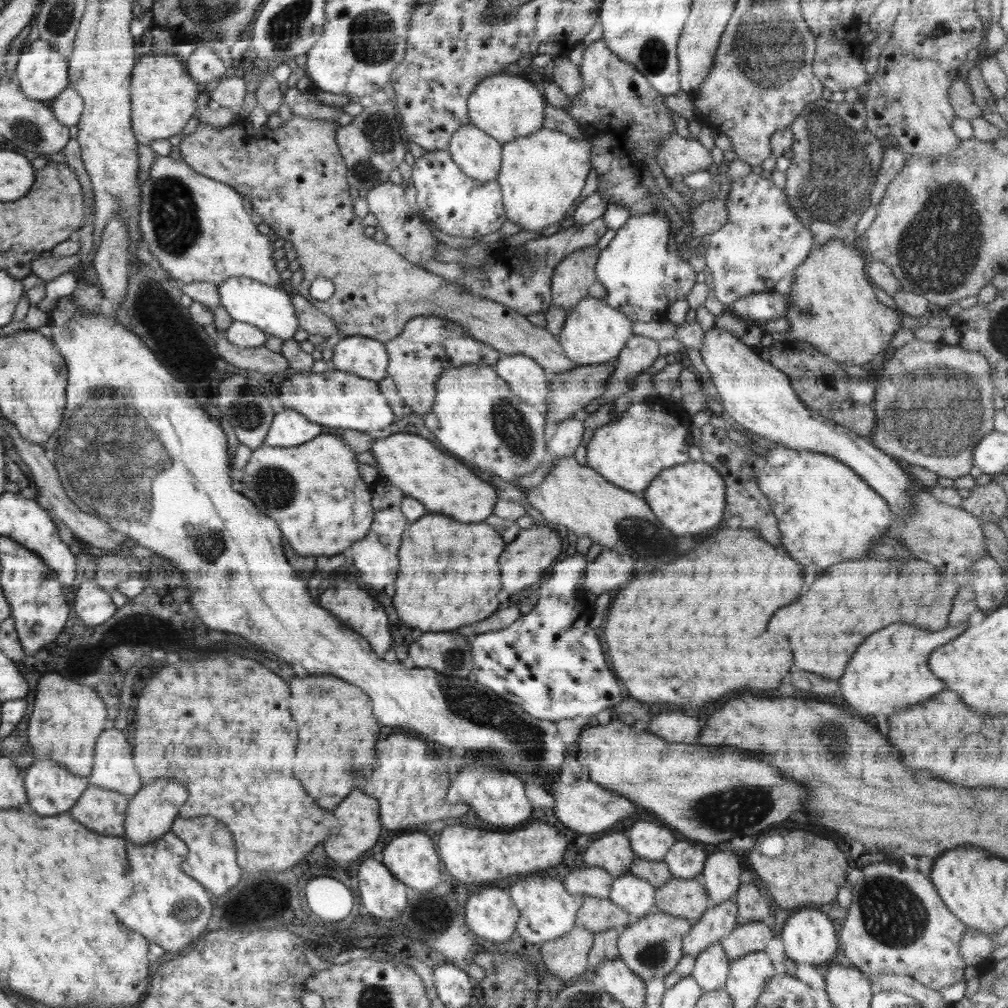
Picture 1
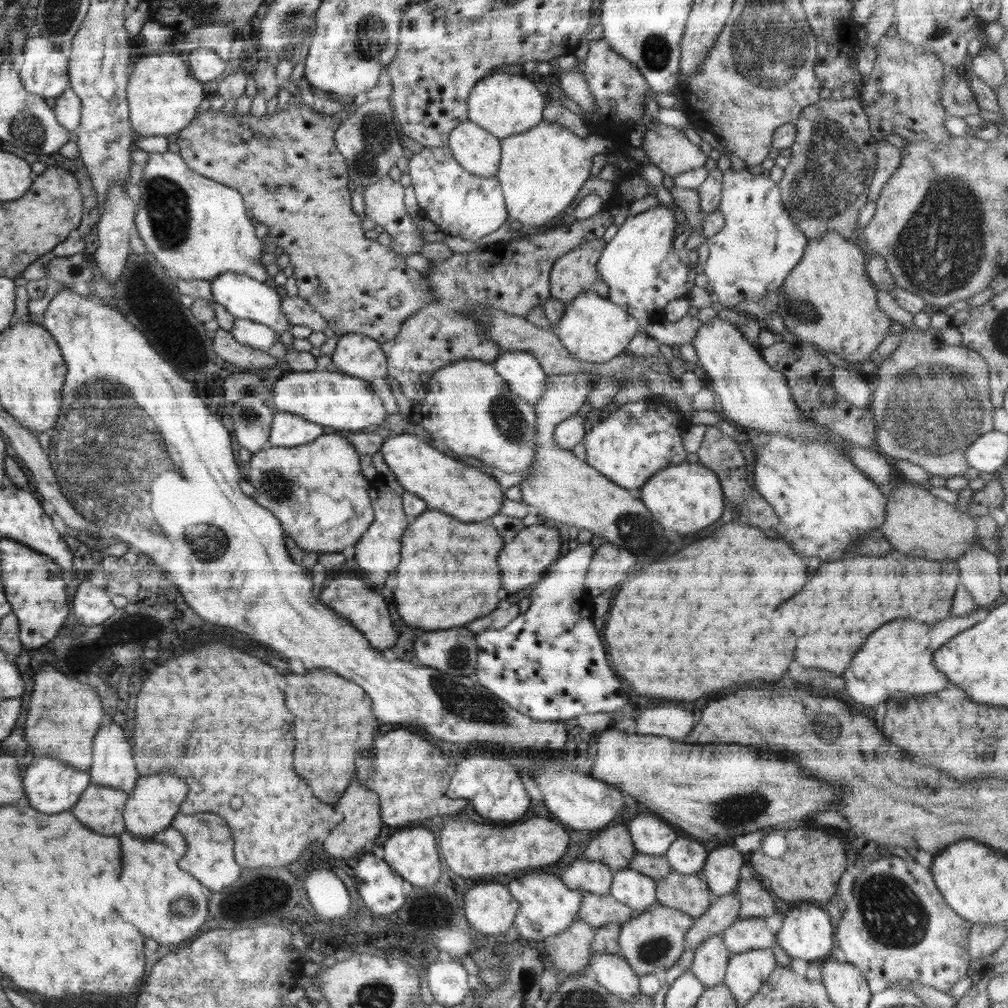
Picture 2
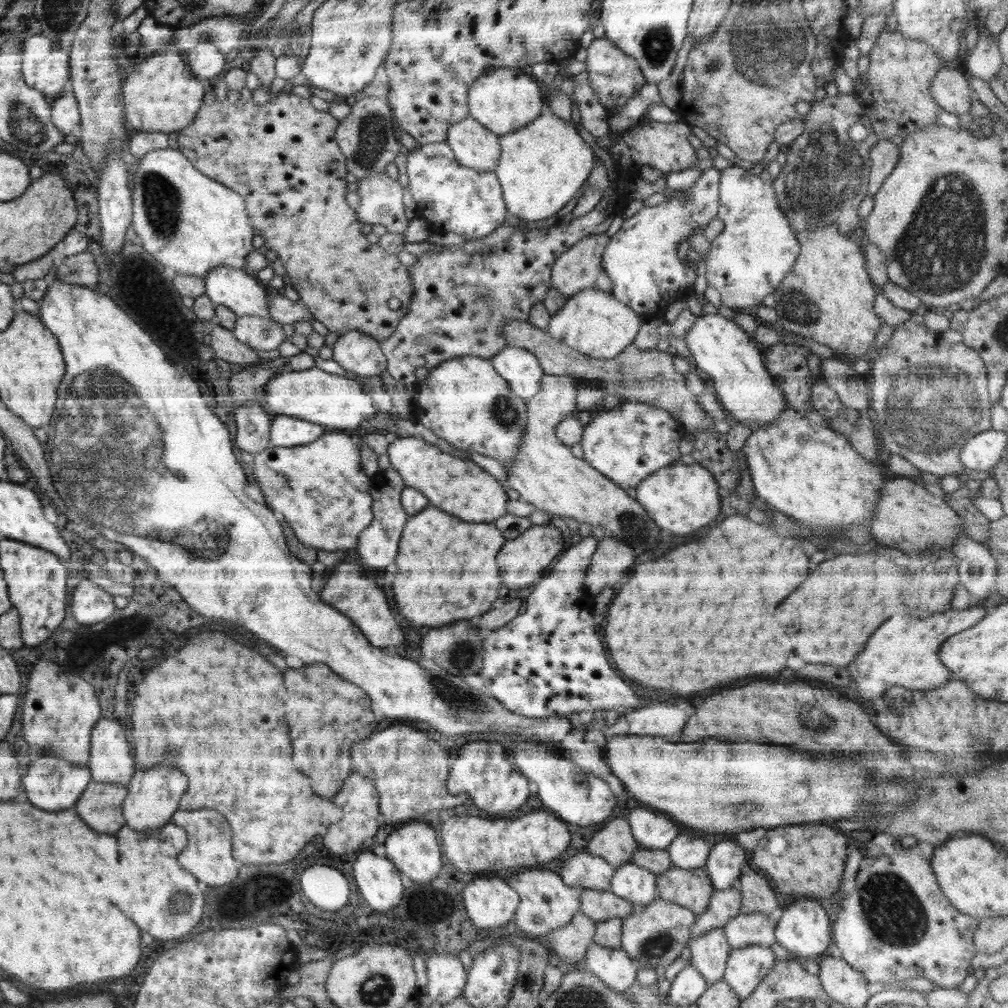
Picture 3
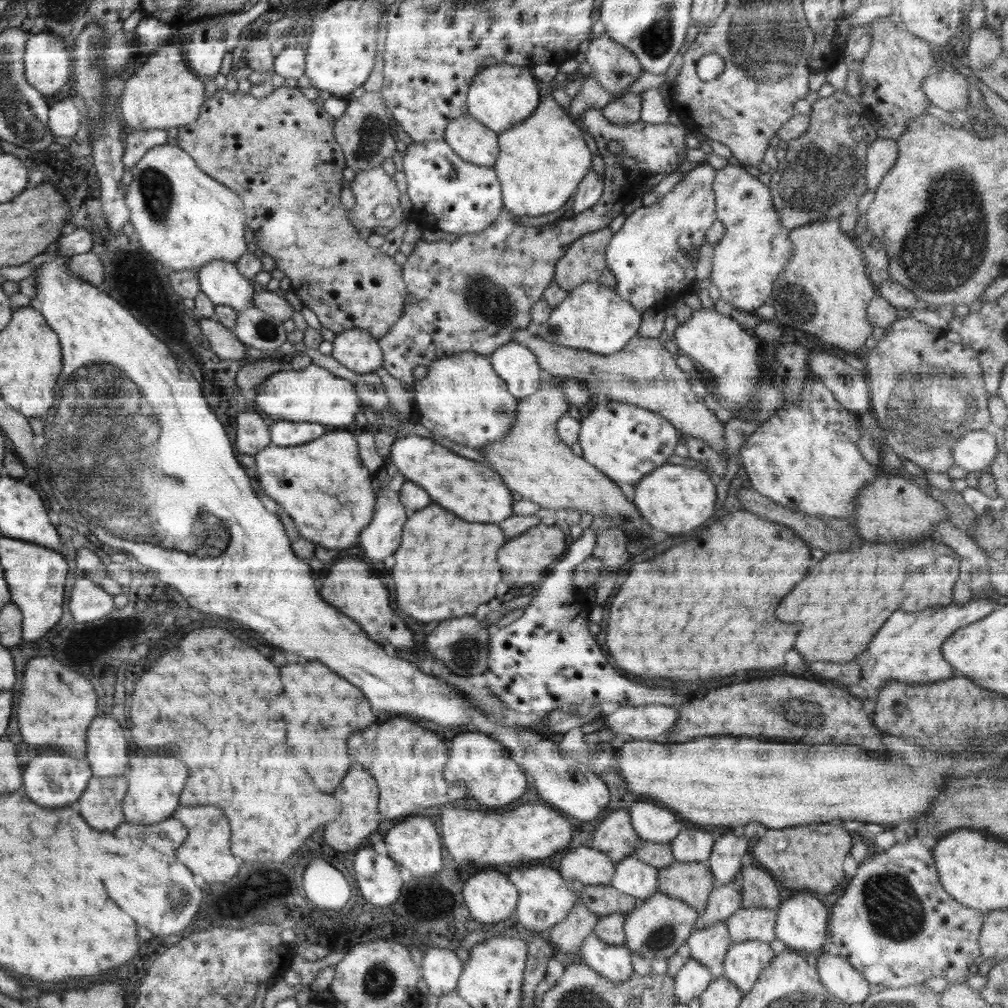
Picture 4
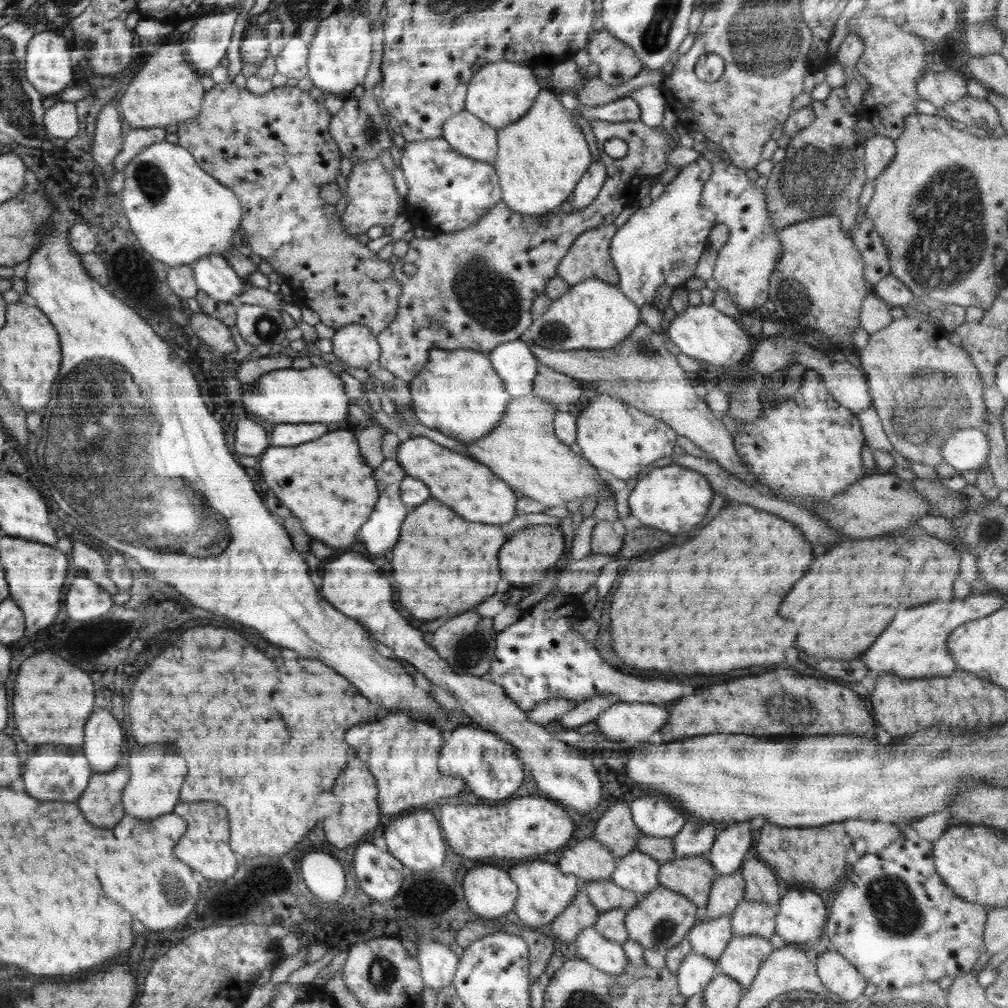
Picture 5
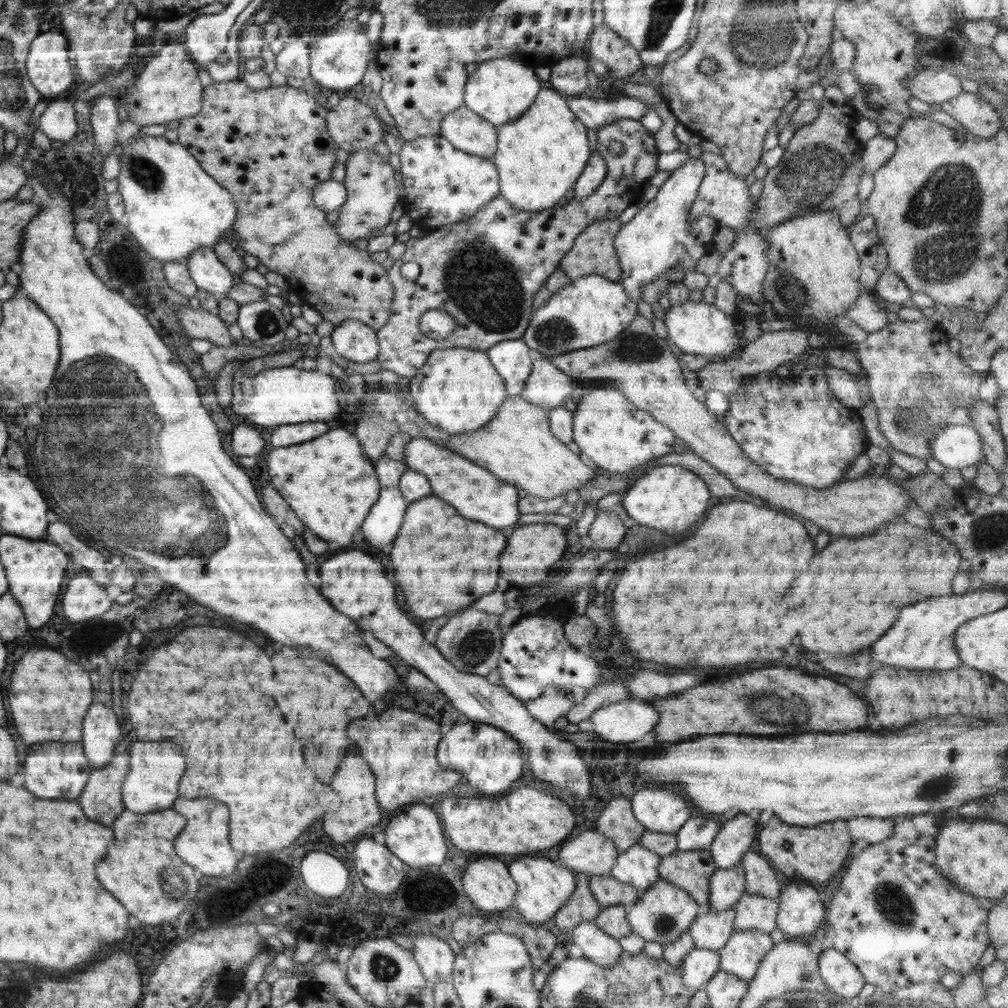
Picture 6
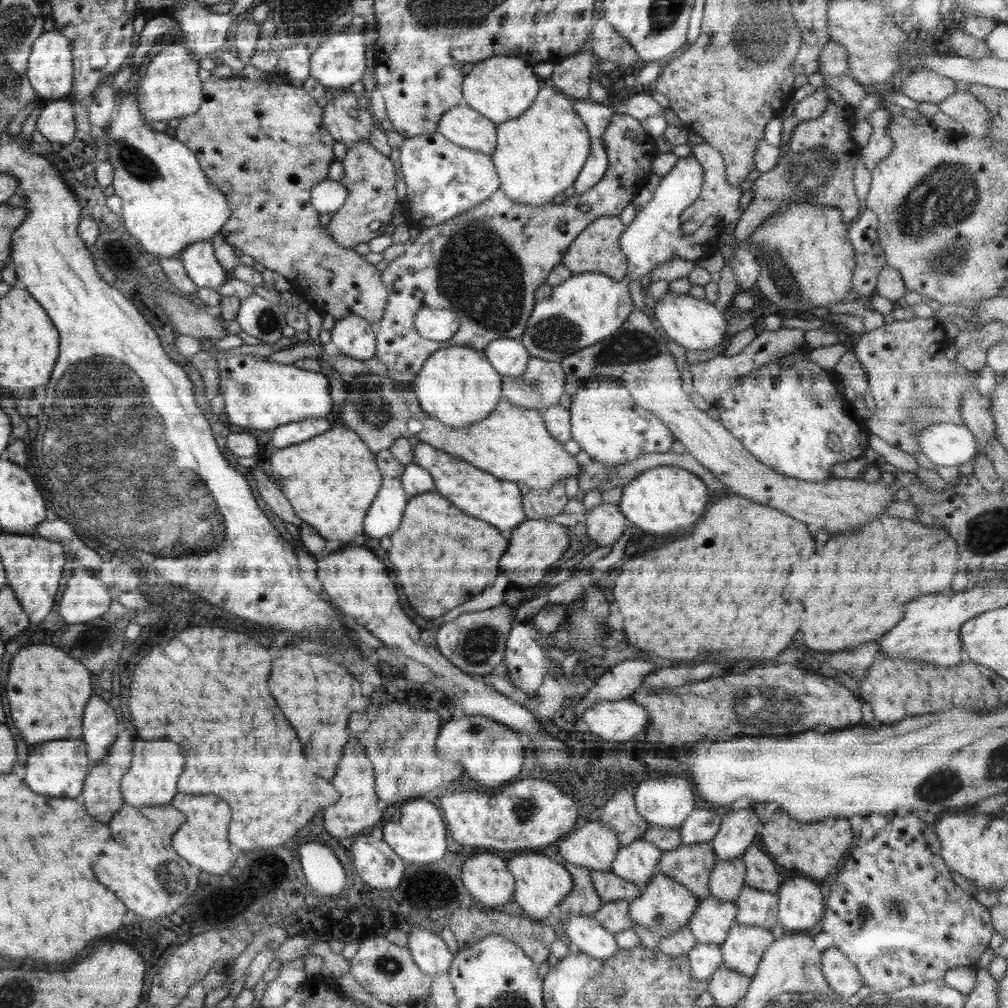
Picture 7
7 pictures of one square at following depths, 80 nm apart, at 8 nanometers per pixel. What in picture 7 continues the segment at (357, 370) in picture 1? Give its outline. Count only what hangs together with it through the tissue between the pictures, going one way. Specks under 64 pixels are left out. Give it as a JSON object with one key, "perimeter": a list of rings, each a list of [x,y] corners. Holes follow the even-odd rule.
{"perimeter":[[[358,315],[338,319],[331,330],[331,341],[346,356],[354,360],[370,360],[375,357],[376,326]]]}

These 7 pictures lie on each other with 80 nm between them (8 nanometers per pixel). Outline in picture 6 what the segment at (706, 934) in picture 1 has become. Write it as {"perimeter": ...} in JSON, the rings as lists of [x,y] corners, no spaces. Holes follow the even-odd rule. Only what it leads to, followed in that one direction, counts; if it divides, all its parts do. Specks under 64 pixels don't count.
{"perimeter":[[[740,864],[728,868],[728,870],[717,869],[714,876],[710,878],[709,905],[716,912],[733,909],[736,902],[745,894],[745,872]]]}

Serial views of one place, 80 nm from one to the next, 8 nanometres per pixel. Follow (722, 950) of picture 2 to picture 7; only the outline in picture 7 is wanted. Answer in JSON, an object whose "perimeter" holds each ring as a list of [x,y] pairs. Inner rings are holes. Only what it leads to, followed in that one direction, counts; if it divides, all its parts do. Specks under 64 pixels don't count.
{"perimeter":[[[709,895],[701,899],[687,927],[698,943],[721,945],[735,924],[737,908],[733,902],[720,902]]]}

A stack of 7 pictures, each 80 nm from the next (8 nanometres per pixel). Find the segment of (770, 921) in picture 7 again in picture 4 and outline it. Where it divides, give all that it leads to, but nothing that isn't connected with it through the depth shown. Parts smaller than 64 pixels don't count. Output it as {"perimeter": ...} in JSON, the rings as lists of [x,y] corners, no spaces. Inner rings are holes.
{"perimeter":[[[738,908],[725,924],[728,928],[732,942],[742,942],[747,940],[761,940],[770,943],[775,939],[775,924],[777,912],[768,908]]]}

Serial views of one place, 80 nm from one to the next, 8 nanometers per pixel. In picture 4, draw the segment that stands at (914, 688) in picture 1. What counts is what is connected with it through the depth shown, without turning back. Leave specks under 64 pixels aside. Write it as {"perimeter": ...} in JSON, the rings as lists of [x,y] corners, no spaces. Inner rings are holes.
{"perimeter":[[[985,595],[975,596],[966,604],[950,604],[946,608],[928,608],[914,614],[894,612],[888,622],[880,628],[876,638],[870,642],[868,650],[862,652],[856,662],[862,670],[862,678],[866,678],[872,688],[879,690],[886,684],[886,678],[912,684],[912,682],[938,682],[950,678],[953,666],[942,658],[940,646],[949,636],[977,620],[988,616],[998,603]]]}

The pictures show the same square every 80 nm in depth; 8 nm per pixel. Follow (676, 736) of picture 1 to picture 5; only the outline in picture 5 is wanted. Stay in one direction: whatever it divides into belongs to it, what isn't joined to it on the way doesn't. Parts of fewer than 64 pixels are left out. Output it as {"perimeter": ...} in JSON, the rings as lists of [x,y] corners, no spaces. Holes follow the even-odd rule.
{"perimeter":[[[619,700],[616,704],[602,712],[594,721],[595,725],[598,726],[598,734],[606,734],[610,740],[624,740],[624,738],[644,740],[650,734],[654,734],[666,720],[668,720],[668,712],[662,710],[662,706],[627,703]]]}

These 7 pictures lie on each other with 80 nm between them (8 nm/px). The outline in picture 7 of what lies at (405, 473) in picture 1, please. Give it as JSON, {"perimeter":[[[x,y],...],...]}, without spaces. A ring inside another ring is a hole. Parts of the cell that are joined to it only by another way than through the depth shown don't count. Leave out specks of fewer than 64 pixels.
{"perimeter":[[[420,442],[415,446],[414,463],[425,468],[434,479],[436,492],[446,496],[452,504],[456,504],[464,514],[482,518],[494,524],[498,530],[512,530],[526,520],[523,509],[521,485],[509,480],[496,478],[492,473],[476,468],[476,465],[434,448],[431,444]]]}

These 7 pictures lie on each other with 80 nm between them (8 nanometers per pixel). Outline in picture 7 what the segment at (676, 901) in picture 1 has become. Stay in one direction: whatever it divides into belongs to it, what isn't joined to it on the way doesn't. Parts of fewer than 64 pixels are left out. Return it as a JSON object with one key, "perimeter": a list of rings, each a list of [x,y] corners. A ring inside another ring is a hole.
{"perimeter":[[[710,843],[681,844],[675,850],[663,852],[658,861],[658,872],[676,880],[701,900],[710,895],[709,879],[716,861]]]}

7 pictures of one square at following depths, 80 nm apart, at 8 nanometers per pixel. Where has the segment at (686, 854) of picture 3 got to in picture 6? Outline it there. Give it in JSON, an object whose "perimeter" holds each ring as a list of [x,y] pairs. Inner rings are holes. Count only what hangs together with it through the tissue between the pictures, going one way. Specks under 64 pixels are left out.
{"perimeter":[[[691,816],[675,832],[677,840],[677,850],[688,852],[688,850],[707,850],[716,838],[719,828],[716,820],[710,816]]]}

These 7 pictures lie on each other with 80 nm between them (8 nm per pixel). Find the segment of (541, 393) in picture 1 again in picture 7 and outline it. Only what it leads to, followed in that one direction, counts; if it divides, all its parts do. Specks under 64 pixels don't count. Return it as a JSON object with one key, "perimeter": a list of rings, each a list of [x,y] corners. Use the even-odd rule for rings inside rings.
{"perimeter":[[[519,338],[492,340],[482,351],[496,372],[502,376],[510,376],[510,378],[522,376],[531,358]]]}

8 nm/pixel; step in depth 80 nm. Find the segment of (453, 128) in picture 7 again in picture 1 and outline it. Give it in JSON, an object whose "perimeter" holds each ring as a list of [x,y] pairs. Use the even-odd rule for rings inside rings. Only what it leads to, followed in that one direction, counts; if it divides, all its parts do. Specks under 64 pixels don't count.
{"perimeter":[[[472,123],[452,134],[447,149],[464,175],[481,181],[496,181],[498,178],[503,143]]]}

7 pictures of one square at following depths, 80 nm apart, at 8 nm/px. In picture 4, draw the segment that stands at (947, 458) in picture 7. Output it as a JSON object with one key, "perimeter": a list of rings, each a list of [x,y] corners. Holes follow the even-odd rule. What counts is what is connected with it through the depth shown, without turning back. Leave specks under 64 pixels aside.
{"perimeter":[[[991,428],[964,434],[951,450],[954,464],[968,472],[987,471],[989,464],[992,464],[999,453],[997,442],[1000,437],[1003,437],[1001,432]]]}

